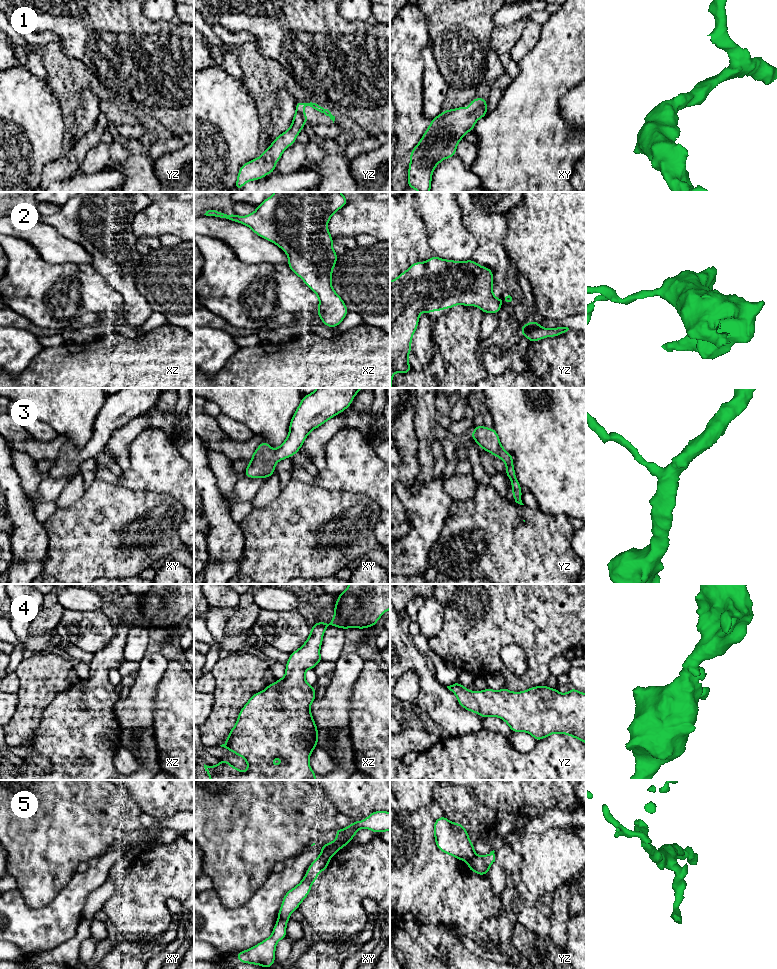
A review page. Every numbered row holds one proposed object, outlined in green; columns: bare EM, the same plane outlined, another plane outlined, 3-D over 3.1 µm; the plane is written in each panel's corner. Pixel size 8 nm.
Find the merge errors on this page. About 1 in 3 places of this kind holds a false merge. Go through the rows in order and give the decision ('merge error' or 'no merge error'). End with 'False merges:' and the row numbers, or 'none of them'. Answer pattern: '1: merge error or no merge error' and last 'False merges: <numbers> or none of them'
1: no merge error
2: no merge error
3: no merge error
4: no merge error
5: merge error
False merges: 5

